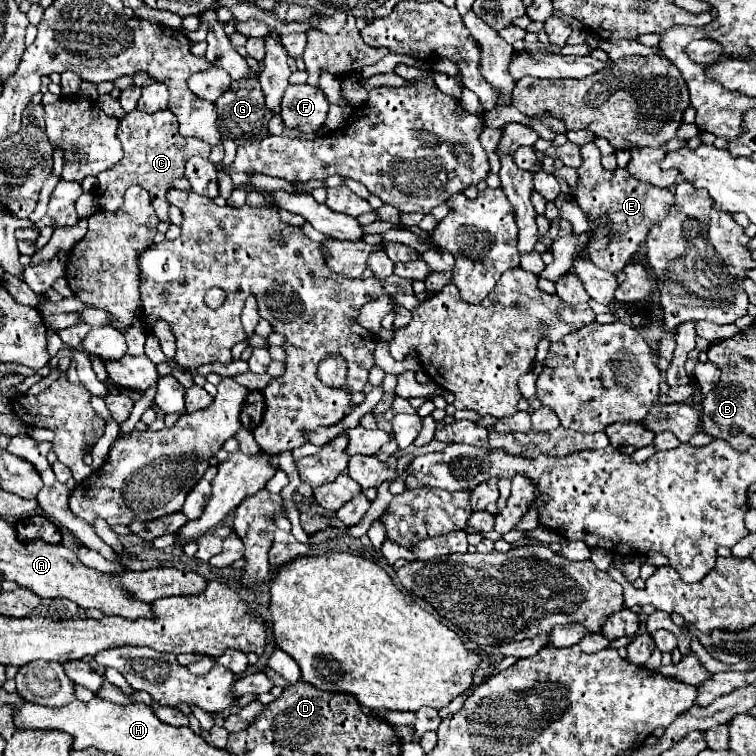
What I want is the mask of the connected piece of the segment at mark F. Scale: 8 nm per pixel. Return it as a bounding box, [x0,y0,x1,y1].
[282,83,328,133]

